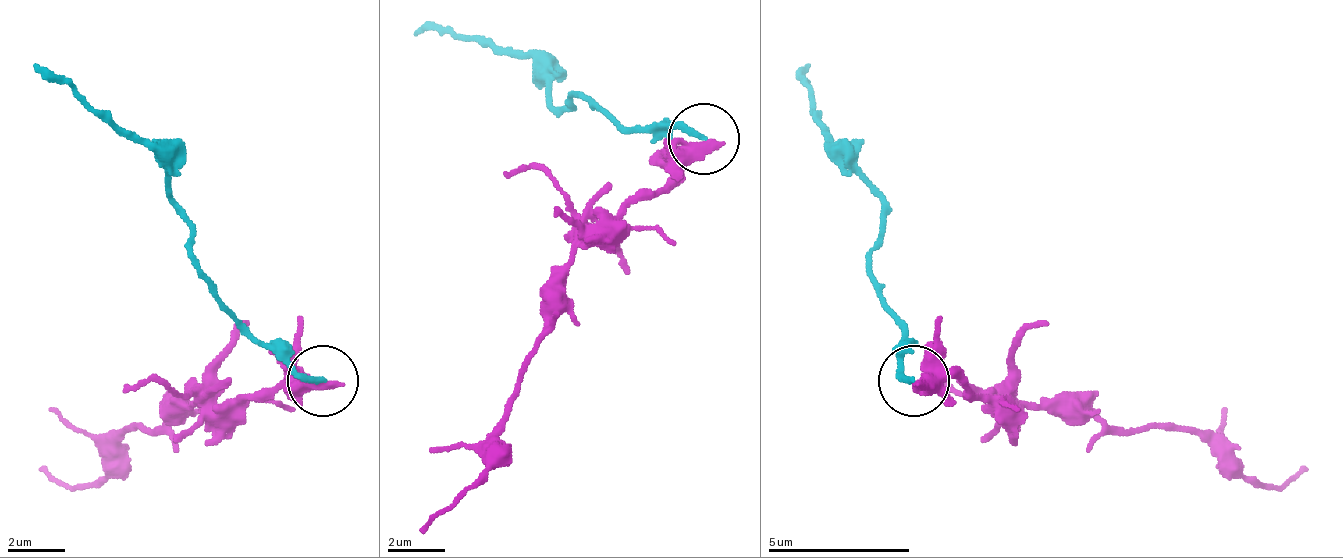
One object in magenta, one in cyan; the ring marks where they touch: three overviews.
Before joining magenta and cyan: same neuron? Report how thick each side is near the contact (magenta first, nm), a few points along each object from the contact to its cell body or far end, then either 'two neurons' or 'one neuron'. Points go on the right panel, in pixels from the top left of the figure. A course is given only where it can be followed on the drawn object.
calibres 550 and 200 nm; course magenta (915, 379), (958, 379), (972, 393), (1114, 429), (1192, 429), (1264, 486), (1306, 471); course cyan (915, 379), (901, 372), (901, 315), (880, 294), (880, 201), (830, 144), (830, 130), (801, 80), (808, 66); two neurons

